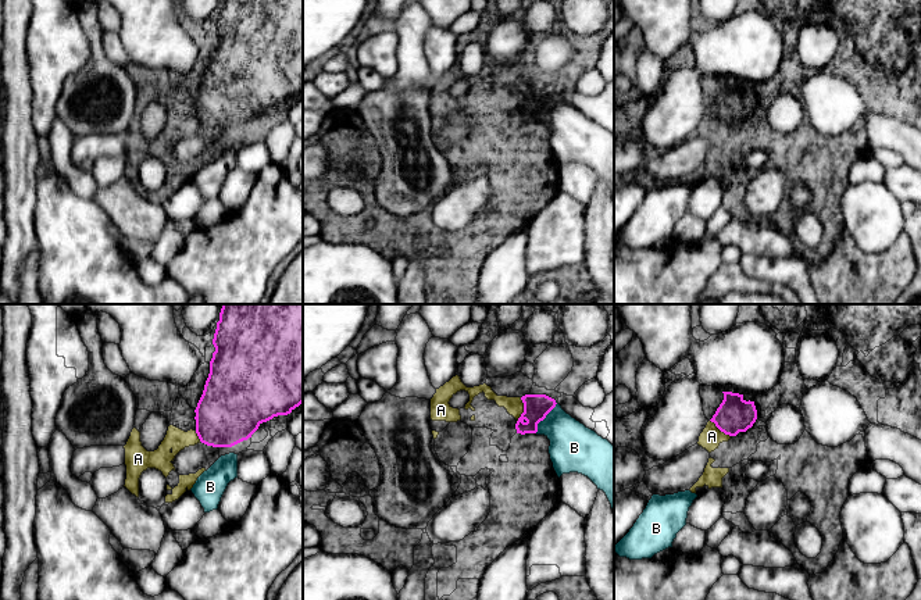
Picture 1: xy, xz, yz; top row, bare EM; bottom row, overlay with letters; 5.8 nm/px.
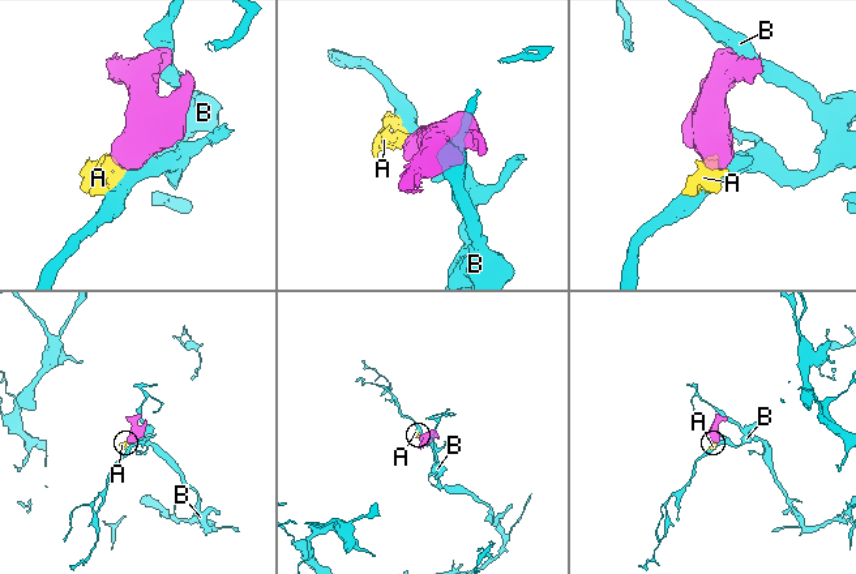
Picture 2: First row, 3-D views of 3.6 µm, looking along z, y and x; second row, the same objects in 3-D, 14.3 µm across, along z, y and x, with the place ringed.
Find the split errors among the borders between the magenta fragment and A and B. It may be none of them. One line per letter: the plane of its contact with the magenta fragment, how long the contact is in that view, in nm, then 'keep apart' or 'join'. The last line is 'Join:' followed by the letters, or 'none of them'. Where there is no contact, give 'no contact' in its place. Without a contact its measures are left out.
A: xz | 150 nm | join
B: xz | 220 nm | keep apart
Join: A

